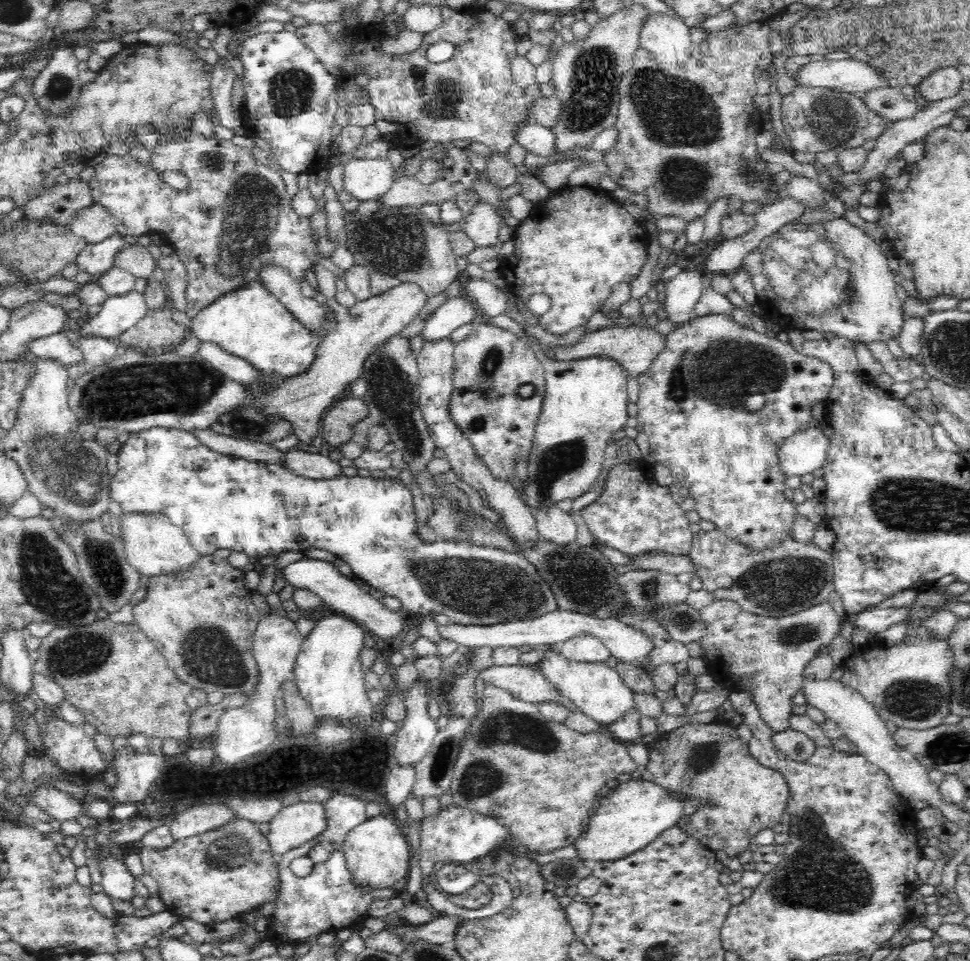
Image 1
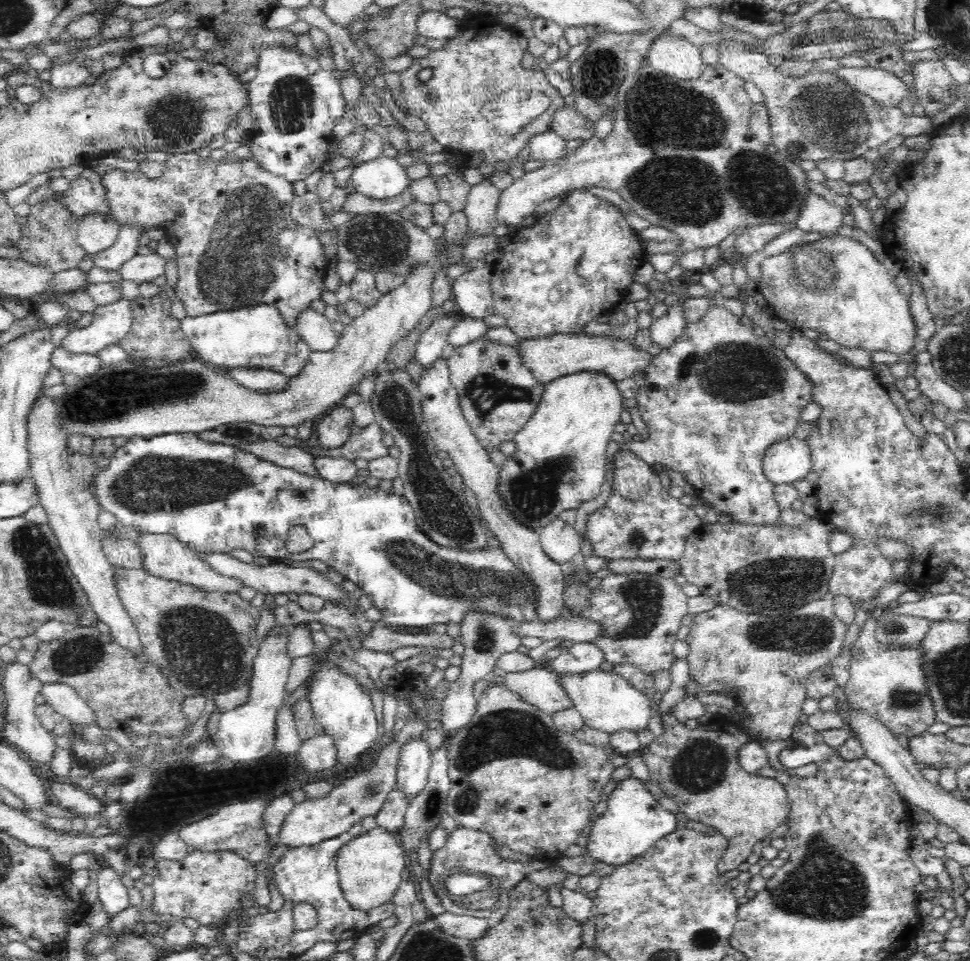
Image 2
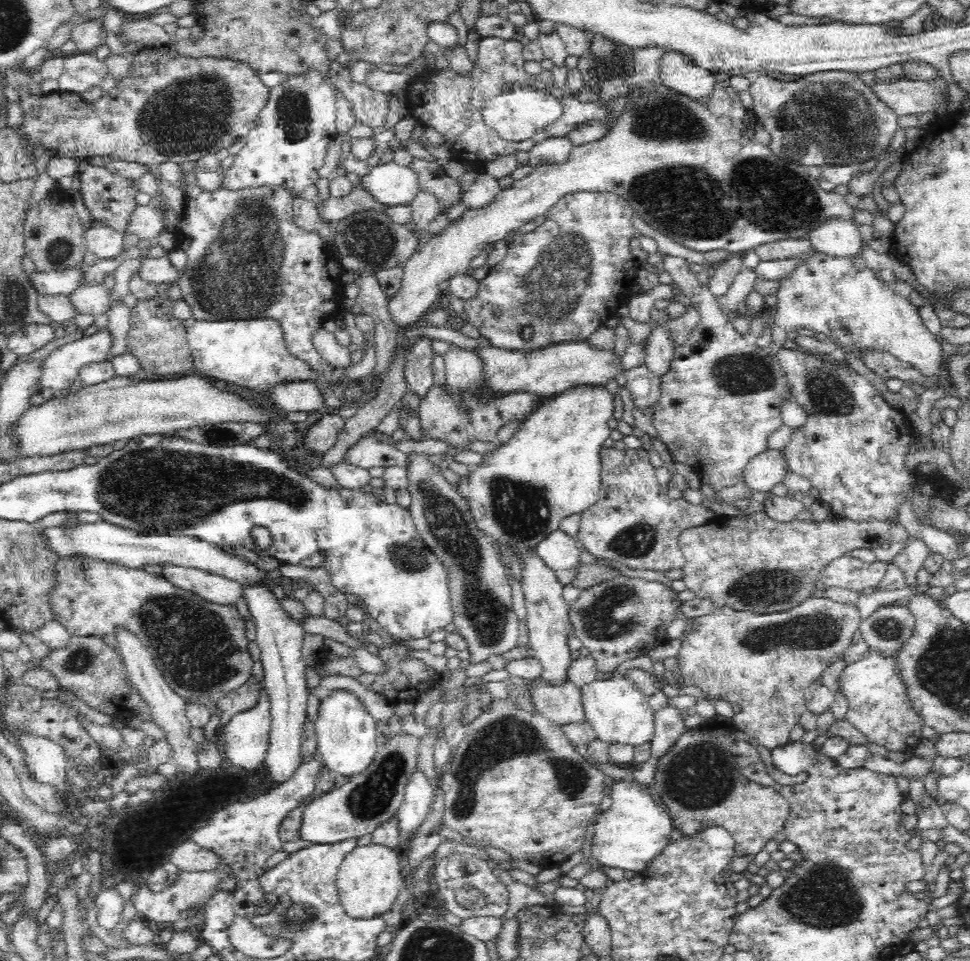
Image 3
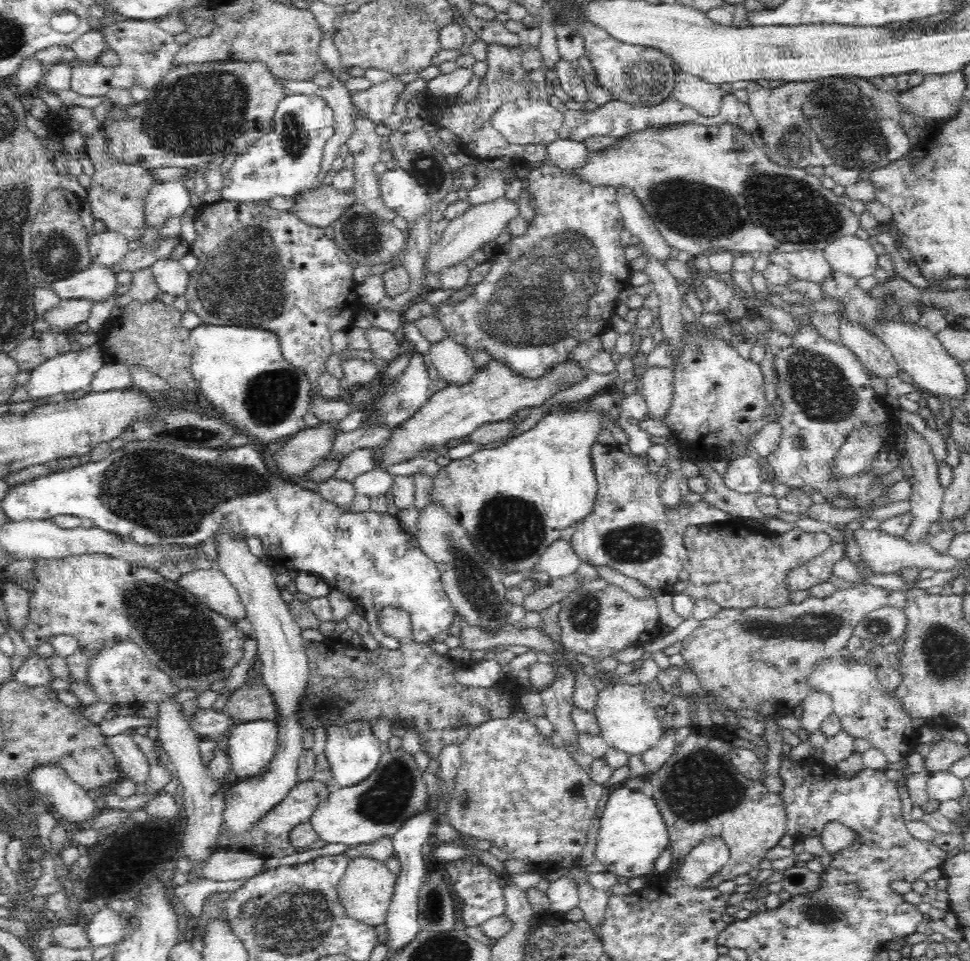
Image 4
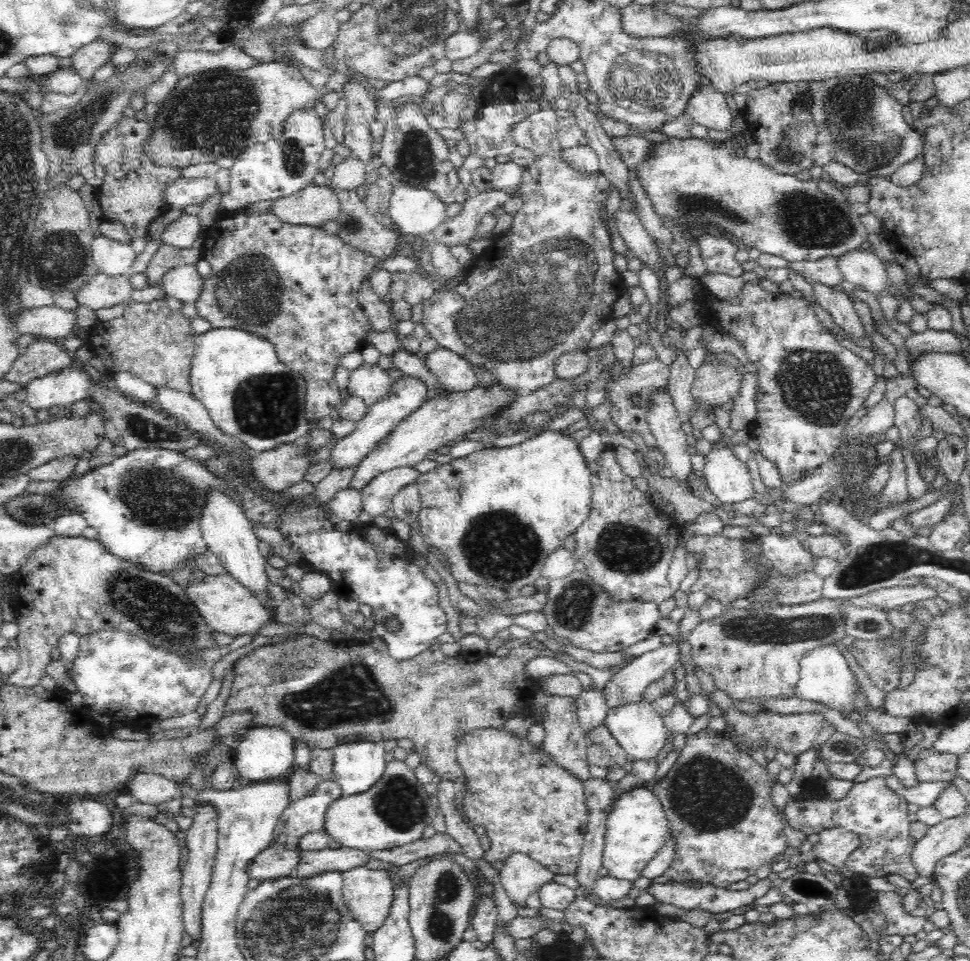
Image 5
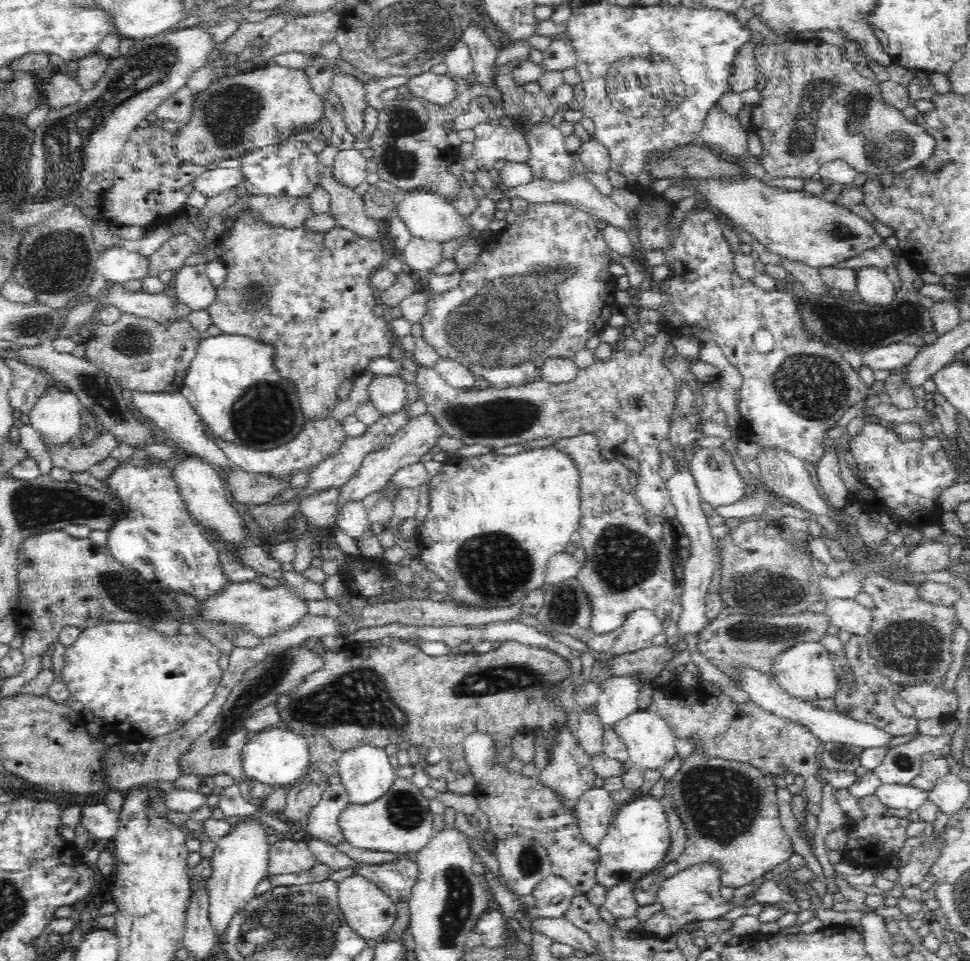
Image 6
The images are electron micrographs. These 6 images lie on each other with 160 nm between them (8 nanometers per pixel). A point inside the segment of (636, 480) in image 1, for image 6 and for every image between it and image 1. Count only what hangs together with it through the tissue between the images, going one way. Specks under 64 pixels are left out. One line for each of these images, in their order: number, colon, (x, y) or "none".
2: (640, 519)
3: (633, 522)
4: (630, 530)
5: (627, 545)
6: (629, 552)

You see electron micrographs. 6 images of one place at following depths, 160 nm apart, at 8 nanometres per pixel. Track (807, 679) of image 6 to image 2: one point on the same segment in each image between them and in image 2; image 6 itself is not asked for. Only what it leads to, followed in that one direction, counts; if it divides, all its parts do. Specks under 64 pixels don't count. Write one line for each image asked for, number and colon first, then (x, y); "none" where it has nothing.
2: (887, 684)
3: (878, 707)
4: (867, 711)
5: (824, 676)

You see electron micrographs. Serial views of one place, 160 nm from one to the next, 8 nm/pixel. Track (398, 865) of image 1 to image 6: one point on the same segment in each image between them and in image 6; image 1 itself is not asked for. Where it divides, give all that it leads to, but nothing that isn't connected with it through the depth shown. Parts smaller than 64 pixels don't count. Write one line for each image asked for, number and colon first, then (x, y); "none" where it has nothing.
2: (370, 868)
3: (369, 880)
4: (366, 889)
5: (368, 894)
6: (369, 912)

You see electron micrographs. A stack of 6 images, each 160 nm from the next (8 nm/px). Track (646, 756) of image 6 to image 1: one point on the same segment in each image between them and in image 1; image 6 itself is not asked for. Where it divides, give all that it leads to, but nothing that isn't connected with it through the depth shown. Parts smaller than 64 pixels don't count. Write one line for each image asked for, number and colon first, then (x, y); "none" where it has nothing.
1: (597, 691)
2: (607, 703)
3: (619, 713)
4: (627, 722)
5: (640, 731)

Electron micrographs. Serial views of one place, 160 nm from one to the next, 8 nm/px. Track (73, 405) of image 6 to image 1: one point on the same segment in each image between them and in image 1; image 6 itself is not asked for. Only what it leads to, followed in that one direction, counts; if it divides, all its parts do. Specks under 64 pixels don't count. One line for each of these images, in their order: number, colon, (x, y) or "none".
1: (118, 313)
2: (111, 323)
3: (59, 370)
4: (75, 371)
5: (63, 389)

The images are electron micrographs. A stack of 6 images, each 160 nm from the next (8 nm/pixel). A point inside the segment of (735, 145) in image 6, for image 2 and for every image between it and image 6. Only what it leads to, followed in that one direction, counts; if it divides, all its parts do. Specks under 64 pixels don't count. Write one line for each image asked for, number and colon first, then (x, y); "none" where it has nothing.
2: (670, 55)
3: (675, 71)
4: (706, 99)
5: (708, 108)

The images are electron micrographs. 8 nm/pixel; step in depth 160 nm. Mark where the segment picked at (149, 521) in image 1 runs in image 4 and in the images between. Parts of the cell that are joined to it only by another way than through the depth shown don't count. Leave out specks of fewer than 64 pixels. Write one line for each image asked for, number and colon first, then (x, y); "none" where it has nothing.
2: (162, 555)
3: (220, 590)
4: (212, 588)

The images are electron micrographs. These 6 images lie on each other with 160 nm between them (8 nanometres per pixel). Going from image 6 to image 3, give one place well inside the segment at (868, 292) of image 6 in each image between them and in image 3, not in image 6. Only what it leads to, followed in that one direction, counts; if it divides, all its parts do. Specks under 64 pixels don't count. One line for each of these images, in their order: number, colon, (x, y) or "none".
3: (838, 238)
4: (855, 257)
5: (863, 268)

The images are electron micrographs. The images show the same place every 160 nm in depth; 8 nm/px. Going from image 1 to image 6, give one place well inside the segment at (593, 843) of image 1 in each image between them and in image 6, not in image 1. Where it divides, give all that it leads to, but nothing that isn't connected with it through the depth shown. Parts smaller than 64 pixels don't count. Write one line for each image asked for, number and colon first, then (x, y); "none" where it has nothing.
2: (635, 821)
3: (630, 835)
4: (633, 834)
5: (637, 829)
6: (638, 841)

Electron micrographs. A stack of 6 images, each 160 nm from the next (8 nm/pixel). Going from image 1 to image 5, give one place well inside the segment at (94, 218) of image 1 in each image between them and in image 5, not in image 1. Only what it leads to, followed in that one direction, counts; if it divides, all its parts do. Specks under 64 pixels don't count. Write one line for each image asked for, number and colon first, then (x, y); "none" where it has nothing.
2: (96, 232)
3: (105, 242)
4: (107, 248)
5: (113, 258)

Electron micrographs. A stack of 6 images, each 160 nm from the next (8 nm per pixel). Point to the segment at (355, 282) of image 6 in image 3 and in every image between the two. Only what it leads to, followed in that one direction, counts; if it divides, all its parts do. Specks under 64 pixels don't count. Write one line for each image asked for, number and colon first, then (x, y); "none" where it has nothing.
3: (247, 258)
4: (258, 268)
5: (297, 287)

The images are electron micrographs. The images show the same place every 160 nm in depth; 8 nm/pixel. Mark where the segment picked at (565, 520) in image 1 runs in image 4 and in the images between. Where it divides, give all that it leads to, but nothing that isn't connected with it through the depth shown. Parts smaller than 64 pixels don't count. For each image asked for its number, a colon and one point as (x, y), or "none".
2: (561, 542)
3: (558, 551)
4: (559, 560)

